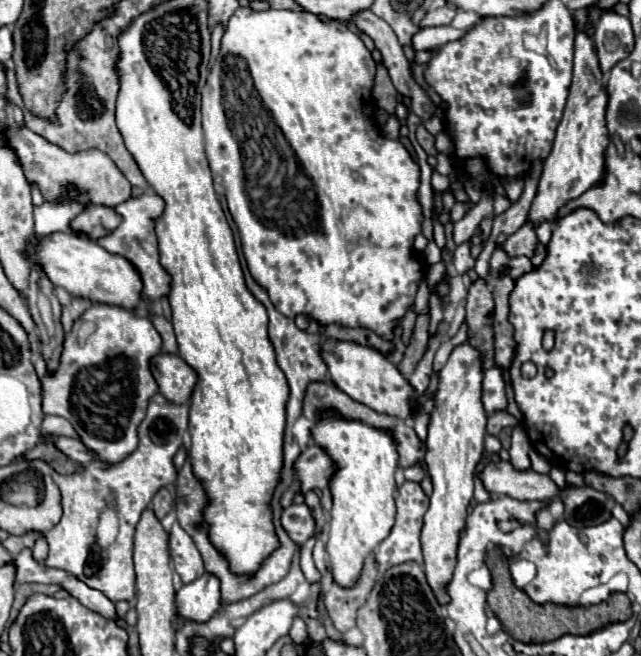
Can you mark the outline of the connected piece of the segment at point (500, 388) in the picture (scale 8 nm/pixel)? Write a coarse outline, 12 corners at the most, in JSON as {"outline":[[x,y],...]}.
{"outline":[[498,366],[484,372],[482,402],[488,414],[508,408]]}

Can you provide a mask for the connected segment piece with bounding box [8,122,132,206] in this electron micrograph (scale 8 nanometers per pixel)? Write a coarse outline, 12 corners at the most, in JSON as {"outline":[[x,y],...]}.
{"outline":[[10,124],[8,144],[44,198],[68,184],[112,206],[132,184],[100,150],[70,154]]}

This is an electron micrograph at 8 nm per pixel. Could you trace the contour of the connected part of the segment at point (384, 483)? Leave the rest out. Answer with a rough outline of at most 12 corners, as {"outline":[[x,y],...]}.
{"outline":[[324,408],[330,574],[352,586],[390,534],[392,430]]}

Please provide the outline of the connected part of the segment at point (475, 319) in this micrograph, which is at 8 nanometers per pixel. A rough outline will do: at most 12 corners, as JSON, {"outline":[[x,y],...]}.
{"outline":[[476,280],[468,290],[468,338],[494,364],[494,310],[490,288]]}

